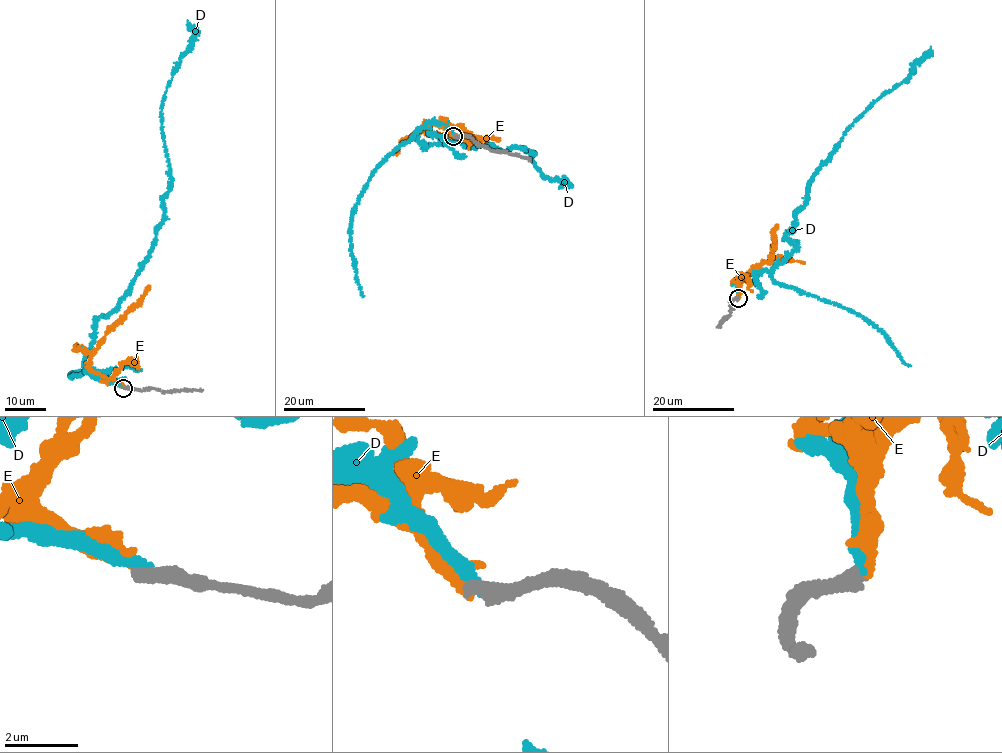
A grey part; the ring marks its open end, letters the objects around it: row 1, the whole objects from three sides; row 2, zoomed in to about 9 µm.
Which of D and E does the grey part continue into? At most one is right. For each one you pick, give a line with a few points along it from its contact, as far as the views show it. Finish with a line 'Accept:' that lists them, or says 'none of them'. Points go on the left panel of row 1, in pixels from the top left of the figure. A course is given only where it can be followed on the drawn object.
Accept: none of them

